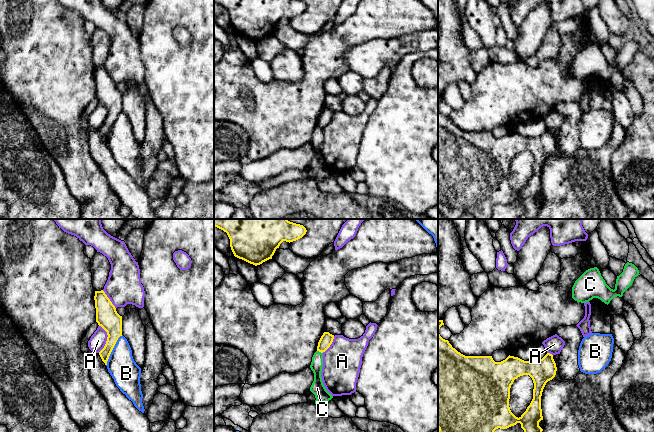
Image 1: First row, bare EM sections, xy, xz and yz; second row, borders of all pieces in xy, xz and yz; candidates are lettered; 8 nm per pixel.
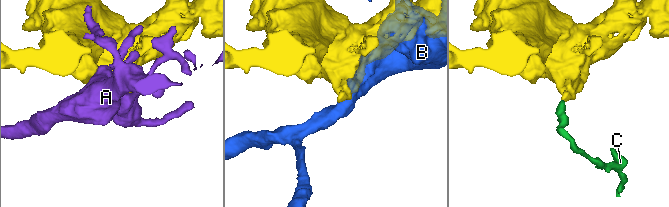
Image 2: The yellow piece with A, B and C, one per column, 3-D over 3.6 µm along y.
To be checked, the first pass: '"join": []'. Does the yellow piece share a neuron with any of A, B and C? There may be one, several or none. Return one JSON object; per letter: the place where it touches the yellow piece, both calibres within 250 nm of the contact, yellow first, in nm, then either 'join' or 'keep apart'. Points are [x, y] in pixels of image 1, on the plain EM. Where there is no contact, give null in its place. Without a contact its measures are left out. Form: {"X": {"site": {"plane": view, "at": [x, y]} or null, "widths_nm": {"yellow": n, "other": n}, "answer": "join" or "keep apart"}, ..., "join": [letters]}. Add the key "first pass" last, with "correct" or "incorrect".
{"A": {"site": {"plane": "xy", "at": [107, 115]}, "widths_nm": {"yellow": 180, "other": 130}, "answer": "keep apart"}, "B": {"site": {"plane": "xy", "at": [112, 125]}, "widths_nm": {"yellow": 170, "other": 220}, "answer": "keep apart"}, "C": {"site": {"plane": "xz", "at": [319, 127]}, "widths_nm": {"yellow": 100, "other": 100}, "answer": "keep apart"}, "join": [], "first pass": "correct"}

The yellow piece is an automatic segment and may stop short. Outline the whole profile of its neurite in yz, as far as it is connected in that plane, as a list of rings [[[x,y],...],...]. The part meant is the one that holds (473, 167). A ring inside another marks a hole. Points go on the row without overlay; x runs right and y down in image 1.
[[[438,96],[438,211],[446,219],[458,219],[464,213],[472,214],[475,219],[492,219],[496,205],[507,205],[520,199],[524,213],[518,219],[535,219],[543,207],[539,202],[543,196],[542,168],[557,147],[553,131],[547,129],[537,137],[524,137],[509,131],[501,138],[495,138],[492,132],[465,132],[440,112],[442,101],[443,96]],[[523,151],[529,151],[533,156],[533,175],[518,194],[509,183],[510,164],[514,156]]]

